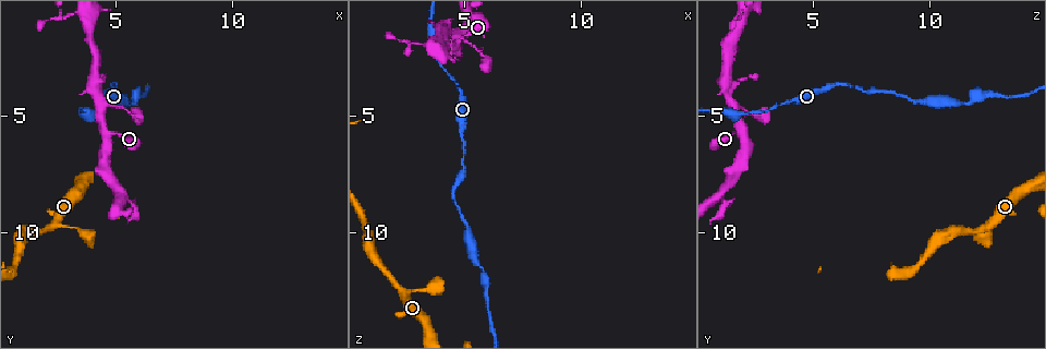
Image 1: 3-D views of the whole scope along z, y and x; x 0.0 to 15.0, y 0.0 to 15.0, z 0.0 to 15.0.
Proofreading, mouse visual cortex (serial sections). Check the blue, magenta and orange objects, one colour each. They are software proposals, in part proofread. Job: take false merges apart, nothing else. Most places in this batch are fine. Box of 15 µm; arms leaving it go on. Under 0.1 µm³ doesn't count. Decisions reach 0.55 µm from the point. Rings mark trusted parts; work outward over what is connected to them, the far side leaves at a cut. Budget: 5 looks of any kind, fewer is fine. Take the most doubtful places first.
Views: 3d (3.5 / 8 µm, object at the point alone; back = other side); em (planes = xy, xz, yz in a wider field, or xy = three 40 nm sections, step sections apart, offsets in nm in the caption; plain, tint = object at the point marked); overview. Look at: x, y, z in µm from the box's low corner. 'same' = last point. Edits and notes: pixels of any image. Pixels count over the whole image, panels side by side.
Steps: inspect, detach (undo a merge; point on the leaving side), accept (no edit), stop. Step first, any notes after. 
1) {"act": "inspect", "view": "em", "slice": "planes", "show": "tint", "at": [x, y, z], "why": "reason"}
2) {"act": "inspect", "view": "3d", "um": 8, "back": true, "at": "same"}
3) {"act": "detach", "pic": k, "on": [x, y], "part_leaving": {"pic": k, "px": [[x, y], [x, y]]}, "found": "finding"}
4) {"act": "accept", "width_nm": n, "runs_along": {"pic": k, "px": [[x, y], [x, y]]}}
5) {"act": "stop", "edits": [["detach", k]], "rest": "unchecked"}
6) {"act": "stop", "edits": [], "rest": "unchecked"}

{"act": "inspect", "view": "3d", "um": 3.5, "at": [3.0, 9.7, 12.6], "why": "thin neck"}

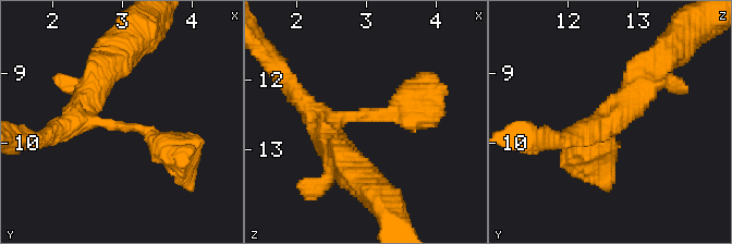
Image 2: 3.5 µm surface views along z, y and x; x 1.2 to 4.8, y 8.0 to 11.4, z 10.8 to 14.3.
{"act": "inspect", "view": "em", "slice": "xy", "step": 2, "show": "tint", "at": [3.10, 9.80, 12.50], "arm_widths_nm": [400, 450]}

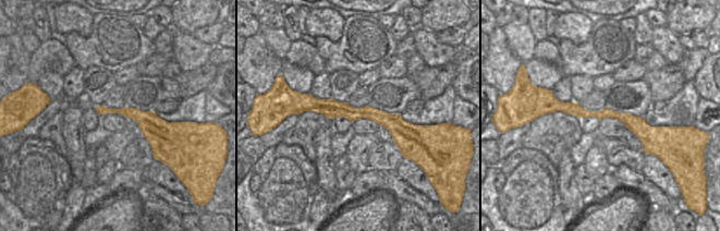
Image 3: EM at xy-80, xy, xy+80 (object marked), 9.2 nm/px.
{"act": "inspect", "view": "em", "slice": "xy", "step": 5, "show": "tint", "at": "same"}

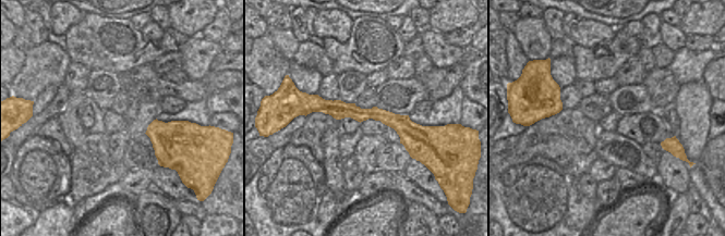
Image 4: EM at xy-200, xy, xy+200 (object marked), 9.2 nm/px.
{"act": "accept", "runs_along": {"pic": 2, "px": [[88, 96], [82, 113], [148, 130], [185, 163]]}, "found": "one cell here"}

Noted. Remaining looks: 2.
{"act": "inspect", "view": "3d", "um": 3.5, "at": [4.7, 5.8, 1.9], "why": "three arms meet"}

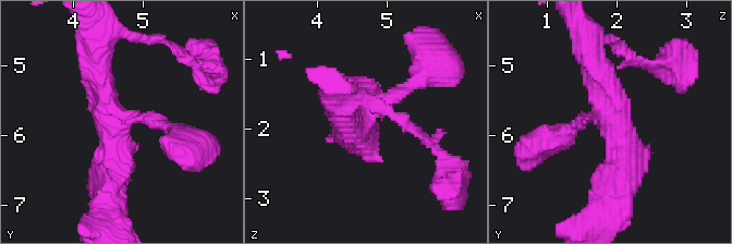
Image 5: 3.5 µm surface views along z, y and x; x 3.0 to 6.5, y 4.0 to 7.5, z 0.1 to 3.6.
{"act": "inspect", "view": "em", "slice": "xy", "step": 1, "show": "tint", "at": [4.60, 5.80, 1.90], "why": "shape alone is not enough"}

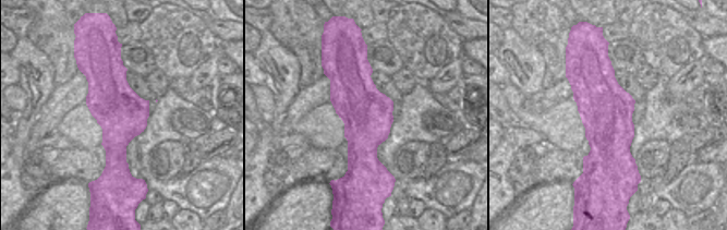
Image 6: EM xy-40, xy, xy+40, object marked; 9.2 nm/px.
{"act": "accept", "width_nm": 460, "runs_along": {"pic": 5, "px": [[173, 131], [147, 117], [117, 120], [97, 57]]}, "found": "continuous, no second cell"}

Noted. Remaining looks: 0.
{"act": "stop", "edits": [], "rest": "unchecked"}

